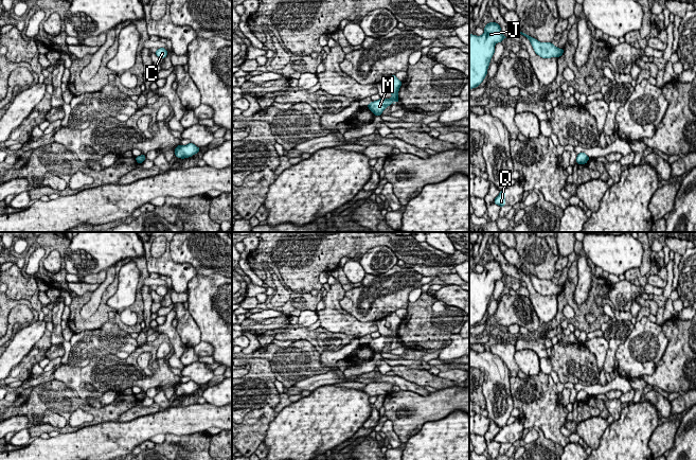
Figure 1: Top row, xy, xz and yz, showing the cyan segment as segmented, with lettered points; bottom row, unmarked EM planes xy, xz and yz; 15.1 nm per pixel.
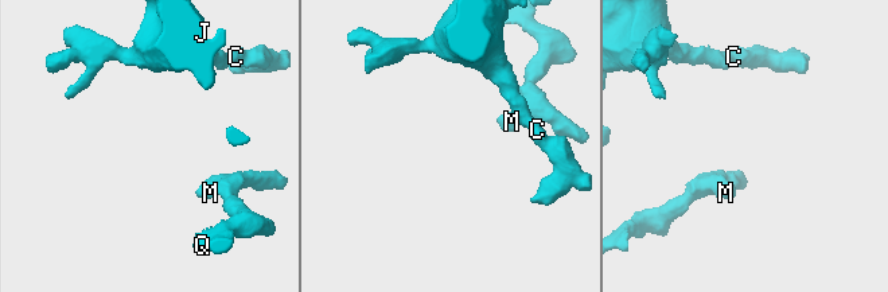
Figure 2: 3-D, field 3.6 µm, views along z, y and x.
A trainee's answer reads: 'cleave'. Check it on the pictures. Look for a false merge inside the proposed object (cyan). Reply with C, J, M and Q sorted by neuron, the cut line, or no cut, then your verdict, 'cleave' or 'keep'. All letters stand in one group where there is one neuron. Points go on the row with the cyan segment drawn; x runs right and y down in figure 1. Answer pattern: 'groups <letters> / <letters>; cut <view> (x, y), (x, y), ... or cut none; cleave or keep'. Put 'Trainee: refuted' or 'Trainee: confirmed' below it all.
groups C J M Q; cut none; keep
Trainee: refuted

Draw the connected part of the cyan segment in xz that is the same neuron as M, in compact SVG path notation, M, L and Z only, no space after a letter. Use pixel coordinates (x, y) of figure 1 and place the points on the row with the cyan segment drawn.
M395 74L391 75L390 78L386 79L385 84L388 84L390 86L390 92L392 94L391 99L382 99L380 98L378 101L371 102L368 104L369 109L375 114L375 116L381 116L382 111L390 106L392 103L398 103L398 91L401 86L401 83Z

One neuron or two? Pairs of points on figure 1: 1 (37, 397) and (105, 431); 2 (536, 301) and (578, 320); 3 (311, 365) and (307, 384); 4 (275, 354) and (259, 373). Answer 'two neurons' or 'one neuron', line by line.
1: two neurons
2: two neurons
3: two neurons
4: two neurons

